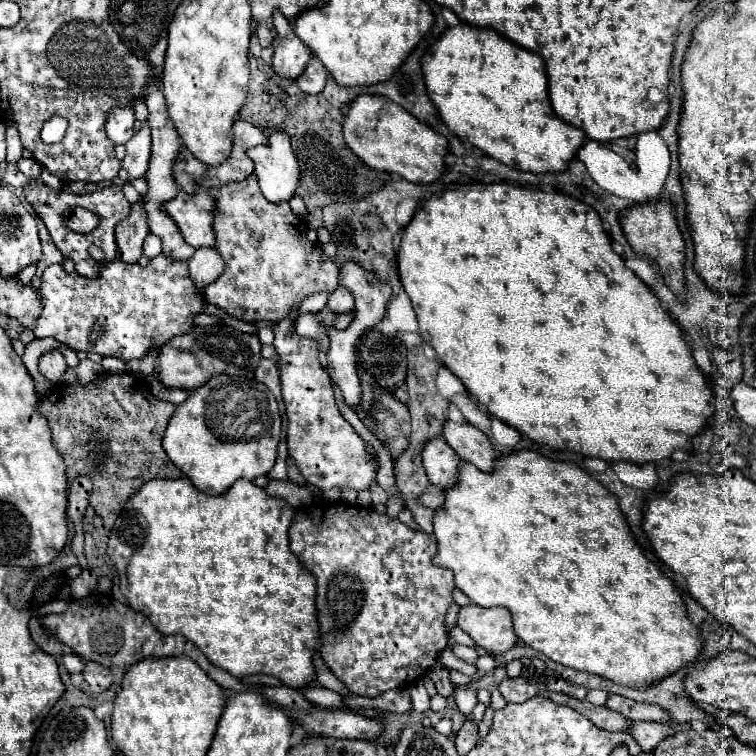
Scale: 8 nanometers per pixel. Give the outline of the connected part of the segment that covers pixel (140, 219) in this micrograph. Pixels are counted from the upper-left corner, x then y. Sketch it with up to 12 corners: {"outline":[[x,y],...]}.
{"outline":[[142,201],[116,225],[116,259],[136,263],[148,233]]}

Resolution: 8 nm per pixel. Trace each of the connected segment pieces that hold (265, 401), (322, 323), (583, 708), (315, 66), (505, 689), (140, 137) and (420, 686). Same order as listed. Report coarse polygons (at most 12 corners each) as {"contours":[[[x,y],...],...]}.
{"contours":[[[216,375],[176,407],[168,459],[208,495],[276,463],[256,379]],[[330,307],[300,315],[300,337],[318,341],[320,365],[328,367],[328,327],[338,315]],[[546,693],[552,701],[586,715],[610,733],[628,733],[632,721],[624,715],[576,701],[562,693]],[[312,57],[298,87],[308,95],[324,91],[328,73]],[[506,677],[498,691],[510,703],[524,703],[542,691],[540,683]],[[150,127],[126,143],[122,167],[128,175],[144,175],[150,159]],[[422,679],[412,683],[412,709],[428,711],[430,695]]]}

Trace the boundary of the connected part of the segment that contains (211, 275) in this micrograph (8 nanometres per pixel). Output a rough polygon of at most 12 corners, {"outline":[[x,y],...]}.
{"outline":[[202,247],[188,259],[190,279],[200,291],[220,277],[224,261]]}

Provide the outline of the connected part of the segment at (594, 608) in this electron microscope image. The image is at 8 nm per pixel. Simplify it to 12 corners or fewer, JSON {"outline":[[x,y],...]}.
{"outline":[[462,461],[434,563],[522,643],[646,689],[704,647],[616,497]]}

